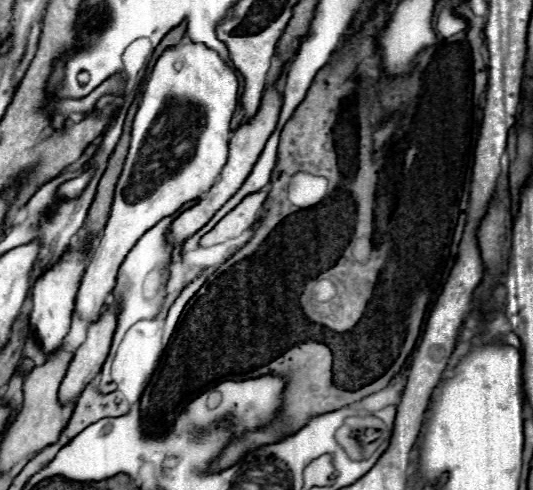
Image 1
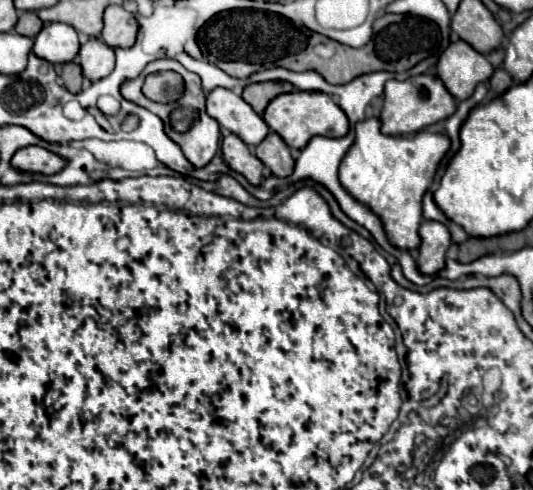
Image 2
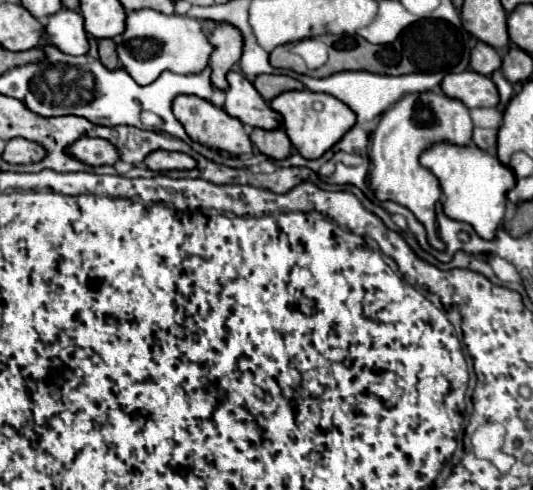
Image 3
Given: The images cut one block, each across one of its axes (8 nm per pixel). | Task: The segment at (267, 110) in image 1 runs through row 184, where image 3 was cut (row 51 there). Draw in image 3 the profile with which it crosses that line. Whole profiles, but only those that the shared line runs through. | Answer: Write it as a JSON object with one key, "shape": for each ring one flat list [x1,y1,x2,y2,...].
{"shape":[[218,24,210,34,210,44,214,46,214,52,210,56,210,82,214,88,226,90,226,72,240,60,242,36,236,28,232,28,232,24]]}

